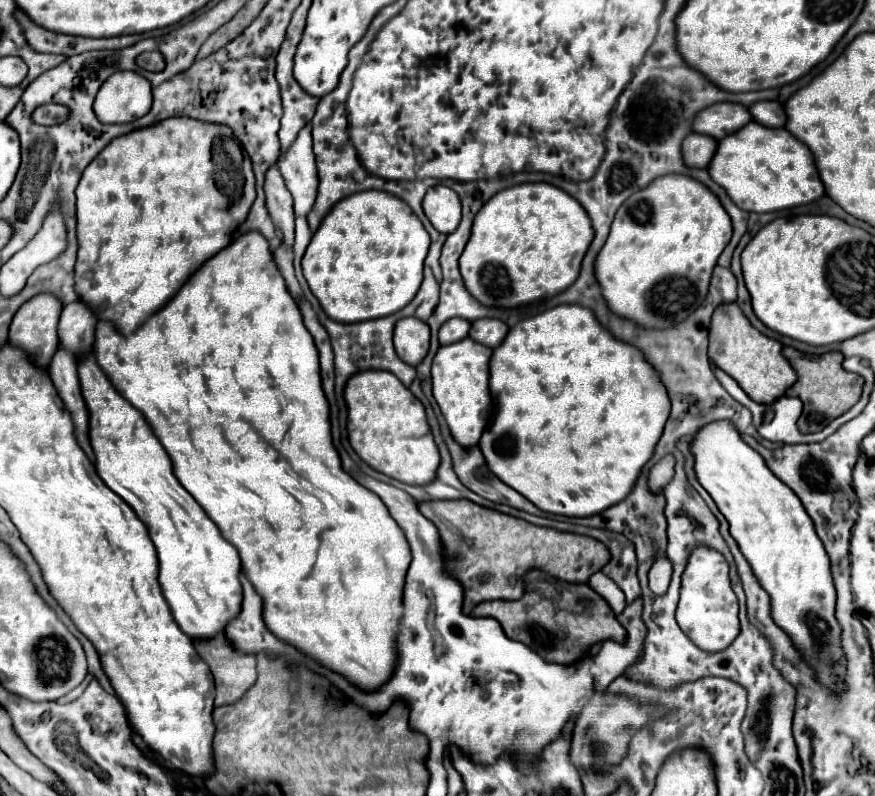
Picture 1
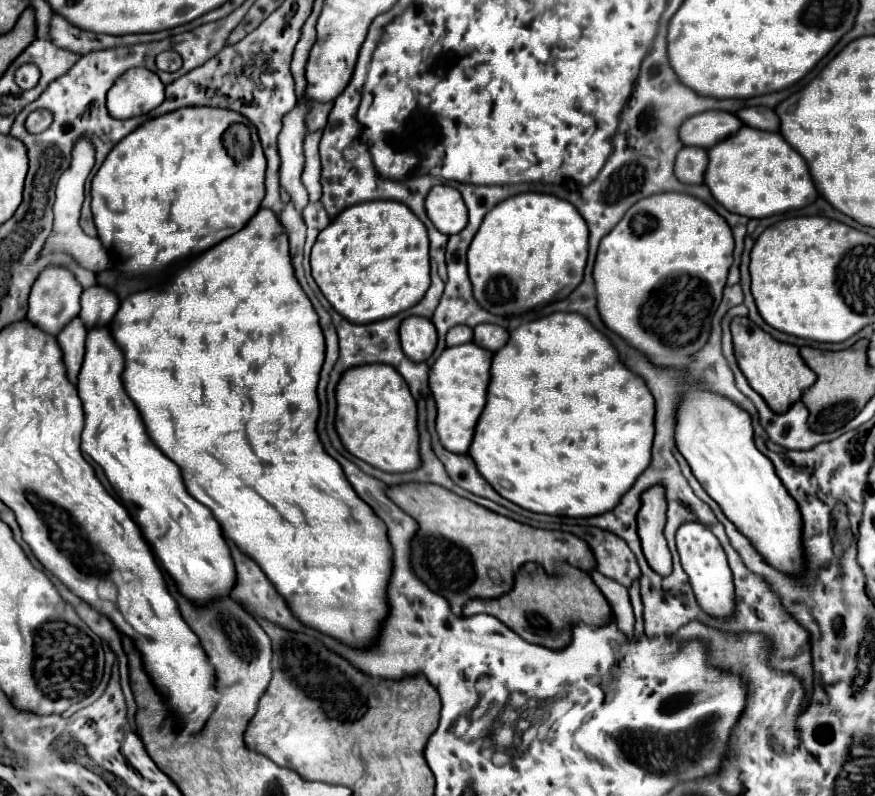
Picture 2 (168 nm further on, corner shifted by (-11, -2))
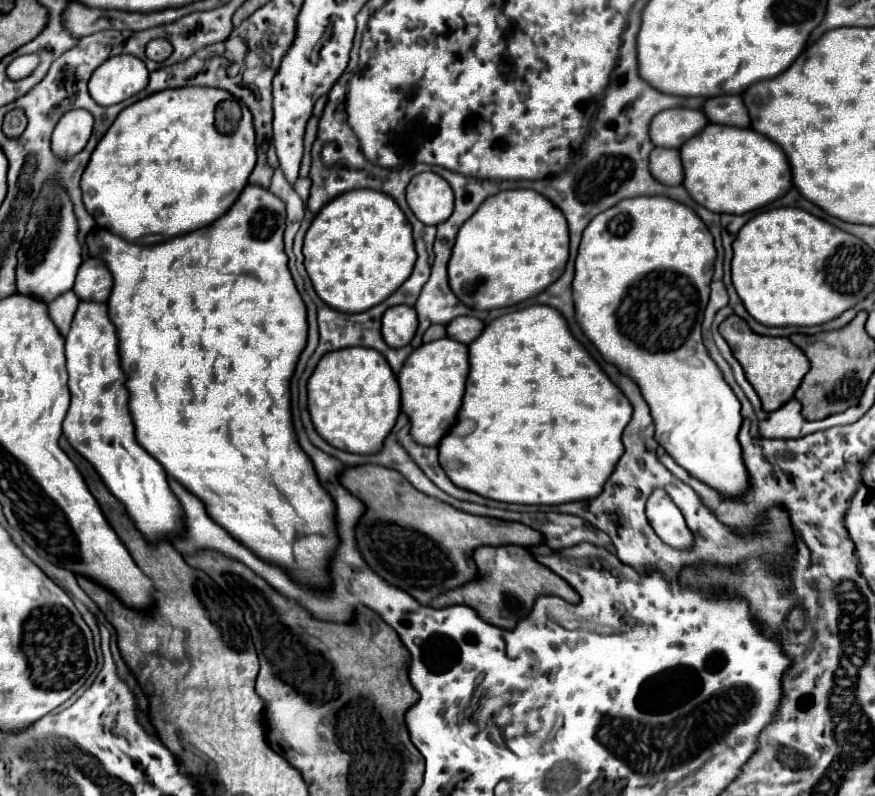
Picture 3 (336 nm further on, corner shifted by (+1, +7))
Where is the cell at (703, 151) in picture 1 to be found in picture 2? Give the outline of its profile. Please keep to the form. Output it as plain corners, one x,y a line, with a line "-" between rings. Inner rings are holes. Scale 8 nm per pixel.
684,146
680,150
680,154
676,156
676,162
674,162
676,178
684,184
702,184
702,180
704,180
704,162
708,162
704,158
704,154
706,154
706,150
702,150
702,148

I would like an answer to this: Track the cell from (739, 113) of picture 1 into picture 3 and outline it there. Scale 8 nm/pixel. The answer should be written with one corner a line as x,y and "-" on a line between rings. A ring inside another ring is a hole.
676,107
664,113
658,113
650,123
650,139
656,147
680,149
688,137
694,137
708,125
708,117
700,109

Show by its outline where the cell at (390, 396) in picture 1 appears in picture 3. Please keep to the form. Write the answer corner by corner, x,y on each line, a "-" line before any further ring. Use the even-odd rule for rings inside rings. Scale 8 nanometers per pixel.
348,347
326,353
308,381
308,409
312,423
330,445
372,455
380,451
384,439
396,425
400,413
400,387
388,361
376,349

